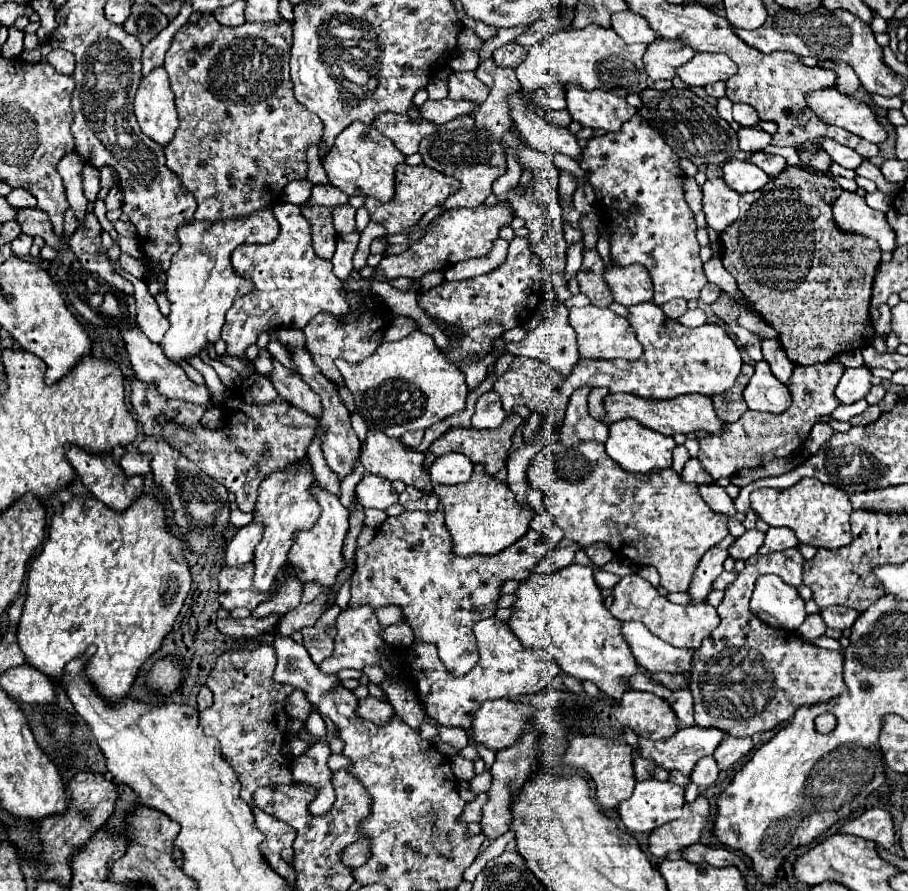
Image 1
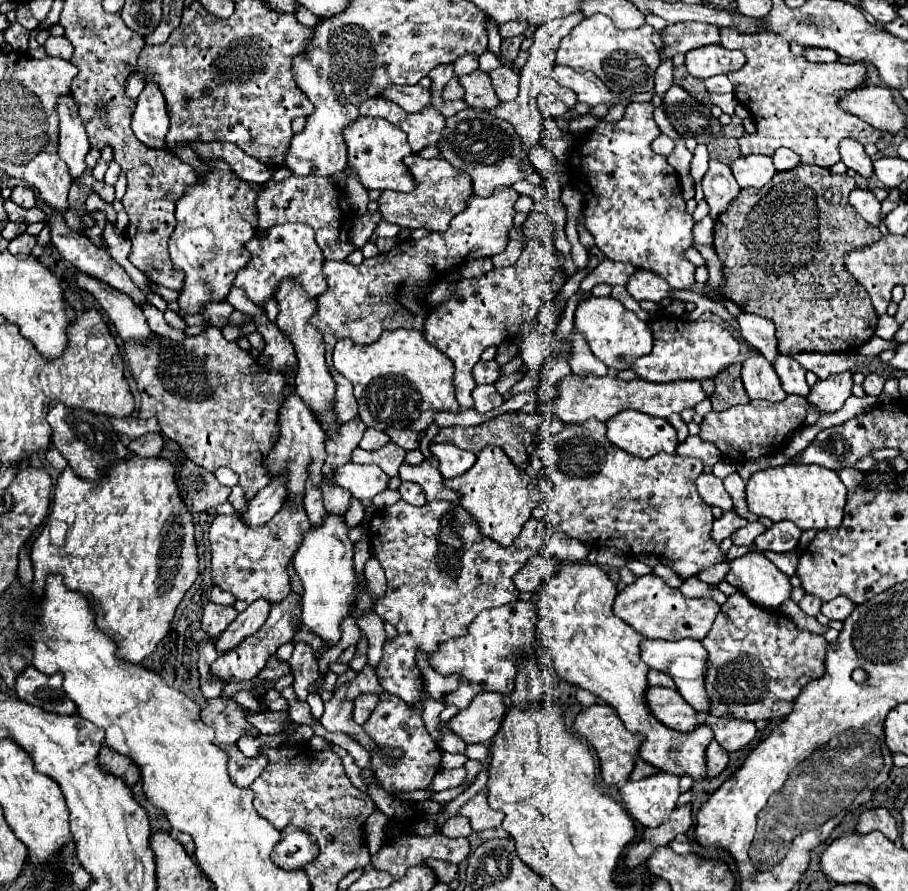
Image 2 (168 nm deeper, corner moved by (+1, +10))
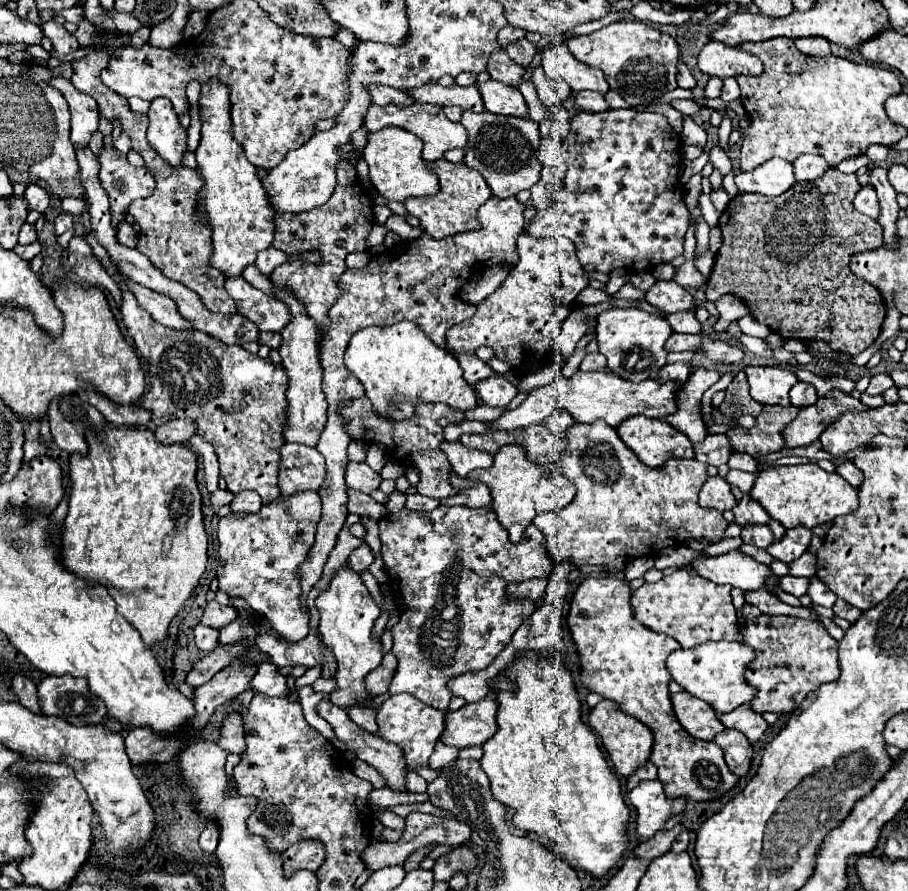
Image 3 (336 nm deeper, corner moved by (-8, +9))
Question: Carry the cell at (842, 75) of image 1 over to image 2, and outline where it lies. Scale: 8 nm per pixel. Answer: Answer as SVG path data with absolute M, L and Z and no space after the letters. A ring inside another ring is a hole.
M805 48L803 58L809 62L837 62L837 54L823 48Z

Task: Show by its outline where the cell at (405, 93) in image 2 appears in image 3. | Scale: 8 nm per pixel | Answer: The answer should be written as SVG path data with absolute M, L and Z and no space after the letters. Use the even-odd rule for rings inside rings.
M374 85L368 89L372 95L372 103L376 105L390 105L390 103L398 103L398 105L406 105L412 107L416 103L414 97L410 97L406 91L402 89L394 89L394 87L382 87L382 85Z

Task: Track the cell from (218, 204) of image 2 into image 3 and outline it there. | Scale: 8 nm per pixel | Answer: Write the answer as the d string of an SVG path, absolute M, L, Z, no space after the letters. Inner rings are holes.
M210 79L202 85L200 93L200 119L202 139L196 149L198 171L204 179L204 187L198 193L198 215L212 227L212 255L210 265L222 271L226 277L238 277L256 261L256 253L268 249L274 235L274 211L266 203L266 189L256 175L256 167L246 159L242 147L230 133L230 101L228 89Z

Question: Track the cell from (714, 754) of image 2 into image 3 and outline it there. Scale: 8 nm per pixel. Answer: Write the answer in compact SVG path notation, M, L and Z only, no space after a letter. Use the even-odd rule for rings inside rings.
M724 729L722 733L718 733L714 737L714 743L718 747L722 747L724 759L728 763L728 767L732 769L732 773L736 773L738 777L748 773L750 761L752 761L752 745L740 731Z

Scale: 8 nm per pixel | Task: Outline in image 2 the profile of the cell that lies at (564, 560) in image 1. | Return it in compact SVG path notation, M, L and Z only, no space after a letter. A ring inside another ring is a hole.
M537 554L537 558L531 558L525 568L519 570L515 576L515 586L521 592L535 592L549 574L553 574L553 560Z

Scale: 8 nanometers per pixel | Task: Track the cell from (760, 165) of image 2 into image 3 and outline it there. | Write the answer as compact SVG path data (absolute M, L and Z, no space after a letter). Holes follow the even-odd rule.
M770 159L754 171L742 171L736 175L736 185L740 193L760 193L760 195L780 195L796 183L792 163L784 159Z

